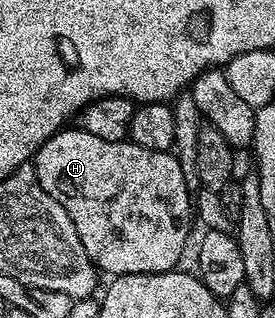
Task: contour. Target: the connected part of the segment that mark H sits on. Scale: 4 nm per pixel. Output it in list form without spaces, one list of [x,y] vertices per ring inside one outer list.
[[[64,127],[50,137],[41,148],[35,152],[33,164],[35,174],[41,183],[41,187],[46,193],[51,193],[61,207],[73,219],[73,227],[77,227],[77,235],[81,235],[81,243],[89,255],[91,261],[95,264],[96,270],[104,274],[122,275],[124,273],[170,273],[176,268],[175,265],[183,257],[183,252],[187,249],[187,240],[191,237],[191,221],[193,225],[193,193],[187,188],[185,175],[181,175],[181,163],[174,152],[149,151],[140,145],[134,145],[130,139],[121,141],[110,141],[109,139],[97,139],[97,135],[89,135],[82,127]]]

